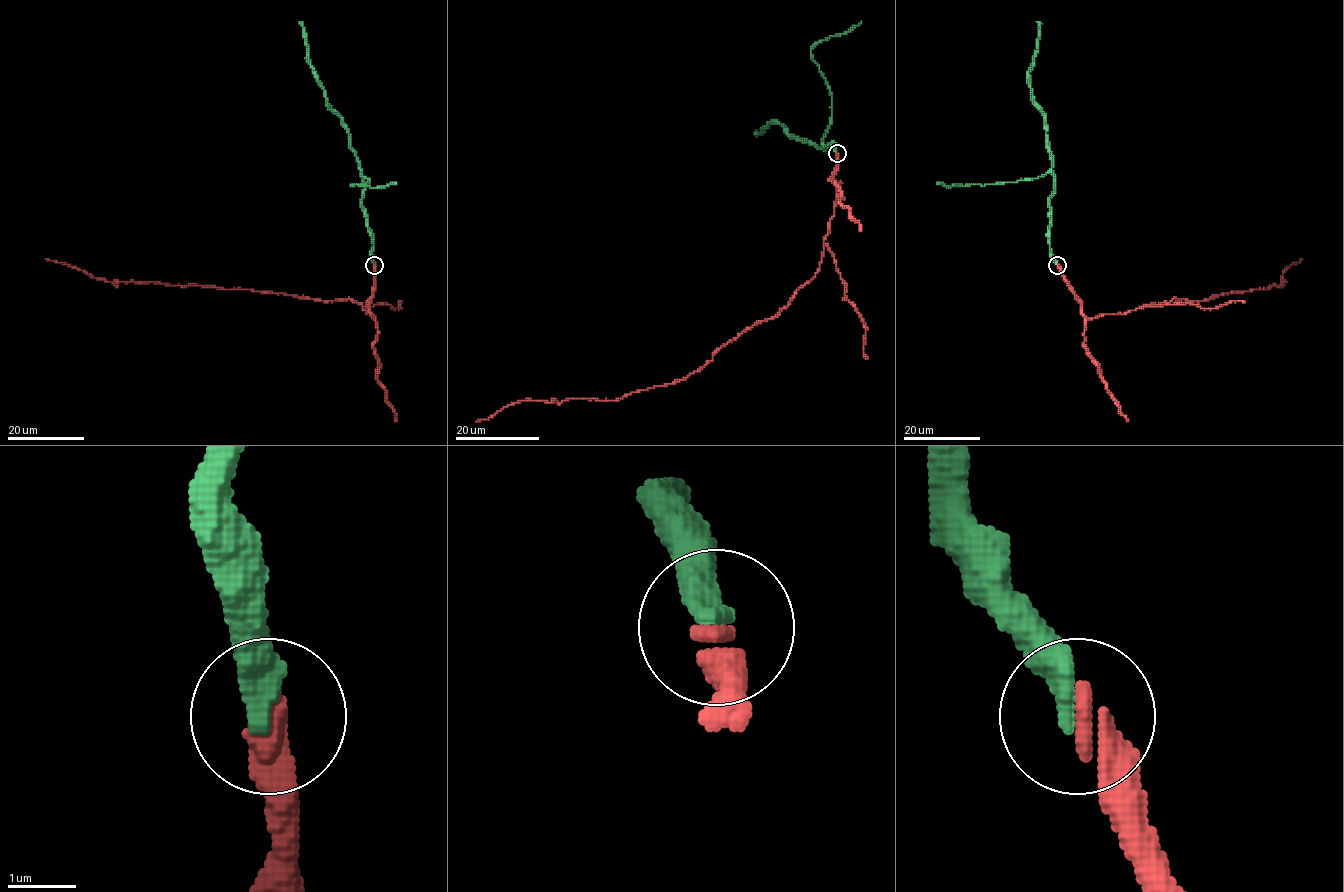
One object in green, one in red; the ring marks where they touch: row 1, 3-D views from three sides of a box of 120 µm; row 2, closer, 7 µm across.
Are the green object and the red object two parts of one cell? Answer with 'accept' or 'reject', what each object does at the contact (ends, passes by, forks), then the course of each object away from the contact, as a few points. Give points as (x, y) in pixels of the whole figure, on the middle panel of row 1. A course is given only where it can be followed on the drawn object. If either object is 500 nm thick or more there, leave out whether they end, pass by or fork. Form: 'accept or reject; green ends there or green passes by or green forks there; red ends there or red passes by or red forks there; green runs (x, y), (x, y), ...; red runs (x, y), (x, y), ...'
accept; green ends there; red ends there; green runs (836, 153), (835, 145), (823, 143), (825, 150), (809, 141), (797, 140), (776, 122), (755, 135); red runs (836, 154), (834, 213), (818, 272), (778, 314), (756, 321), (672, 383), (615, 400), (519, 401), (476, 422)

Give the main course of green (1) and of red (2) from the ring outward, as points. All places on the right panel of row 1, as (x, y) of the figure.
1: (1057, 266), (1051, 253), (1048, 197), (1054, 189), (1054, 176), (1045, 114), (1034, 100), (1029, 81), (1041, 21)
2: (1058, 266), (1082, 312), (1096, 318), (1172, 299), (1204, 301), (1276, 287), (1285, 281), (1283, 271), (1302, 258)

